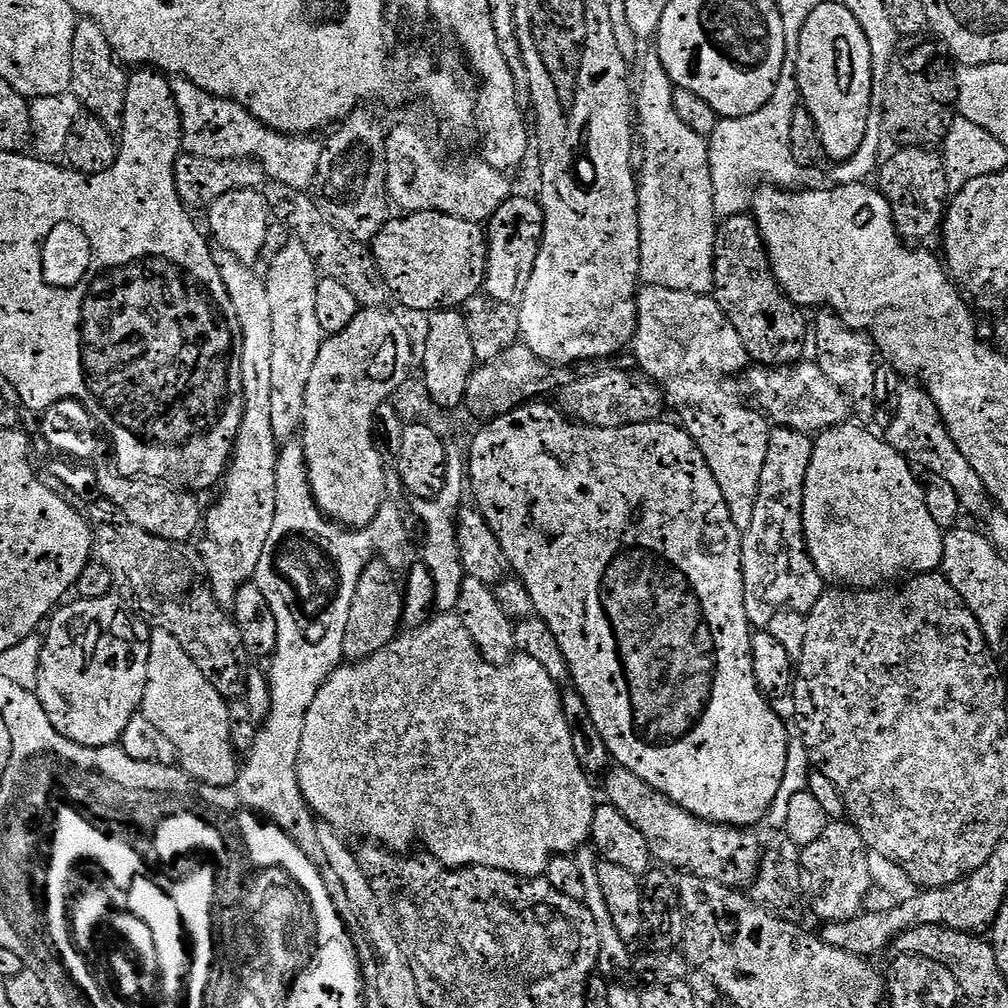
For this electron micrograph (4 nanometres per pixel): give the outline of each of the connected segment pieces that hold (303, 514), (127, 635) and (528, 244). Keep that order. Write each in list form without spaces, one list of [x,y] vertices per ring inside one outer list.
[[[285,447],[280,453],[276,473],[278,474],[276,517],[272,527],[272,536],[266,542],[264,557],[258,566],[254,580],[262,590],[262,594],[266,594],[268,598],[272,594],[272,588],[276,588],[276,584],[280,583],[280,580],[276,581],[276,576],[272,576],[272,572],[284,572],[284,556],[272,556],[272,552],[276,552],[276,540],[280,540],[280,536],[284,536],[284,532],[316,532],[316,536],[324,536],[324,540],[328,540],[328,536],[336,536],[337,527],[335,523],[326,519],[325,514],[316,505],[316,499],[312,497],[312,487],[308,481],[308,463],[304,460],[303,447]]]
[[[112,596],[67,604],[57,607],[47,621],[34,696],[40,699],[39,711],[50,718],[57,737],[81,748],[110,748],[121,743],[130,718],[141,711],[150,670],[153,629],[131,607],[123,608]]]
[[[512,196],[501,199],[494,218],[487,221],[488,273],[483,291],[498,302],[506,302],[519,308],[526,298],[526,286],[530,286],[530,274],[538,262],[540,247],[544,241],[544,205],[539,199],[528,196]]]

